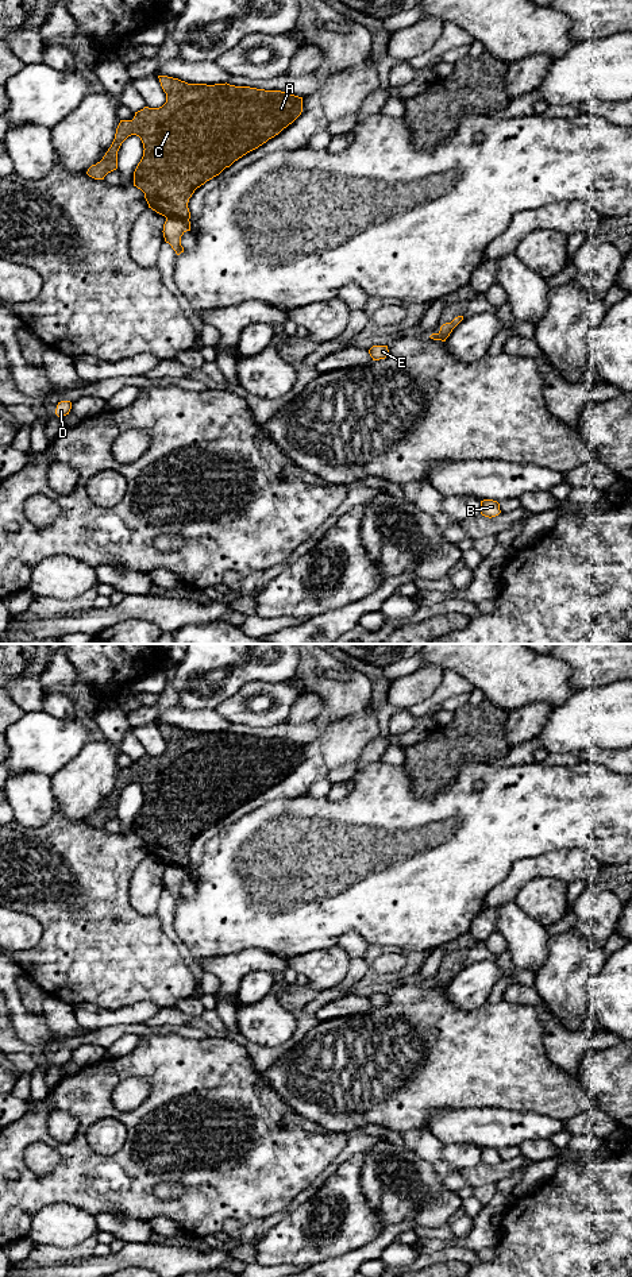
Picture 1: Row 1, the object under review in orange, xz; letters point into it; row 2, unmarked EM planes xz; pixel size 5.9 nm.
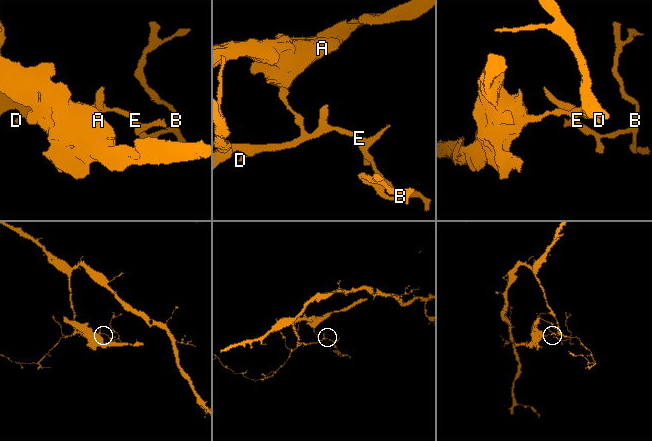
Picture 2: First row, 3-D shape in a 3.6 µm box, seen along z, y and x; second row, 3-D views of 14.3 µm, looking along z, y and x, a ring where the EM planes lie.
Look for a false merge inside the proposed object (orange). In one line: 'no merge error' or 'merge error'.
merge error

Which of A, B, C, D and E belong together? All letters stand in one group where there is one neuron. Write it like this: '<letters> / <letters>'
A C / B D E

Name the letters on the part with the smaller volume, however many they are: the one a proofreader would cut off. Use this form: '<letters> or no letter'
A, C

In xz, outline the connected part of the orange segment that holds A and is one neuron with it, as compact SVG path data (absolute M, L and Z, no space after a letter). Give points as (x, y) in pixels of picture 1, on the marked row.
M158 76L158 78L166 93L166 103L159 108L144 107L135 112L132 120L120 120L111 147L100 162L88 169L86 174L95 180L104 180L108 173L117 169L117 151L122 143L131 135L139 136L144 150L134 171L134 186L144 193L149 208L166 219L189 220L188 202L197 188L219 175L247 153L278 135L302 112L302 97L281 90L235 86L227 82L215 85L188 84L167 76Z

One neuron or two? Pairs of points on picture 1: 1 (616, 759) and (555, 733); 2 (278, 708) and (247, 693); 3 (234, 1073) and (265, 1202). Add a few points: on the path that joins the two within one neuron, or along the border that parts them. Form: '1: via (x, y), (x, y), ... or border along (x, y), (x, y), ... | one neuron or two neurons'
1: border along (617, 749), (586, 747), (581, 752) | two neurons
2: via (277, 698), (269, 690), (257, 690) | one neuron
3: via (247, 1106), (257, 1115), (257, 1169) | one neuron

